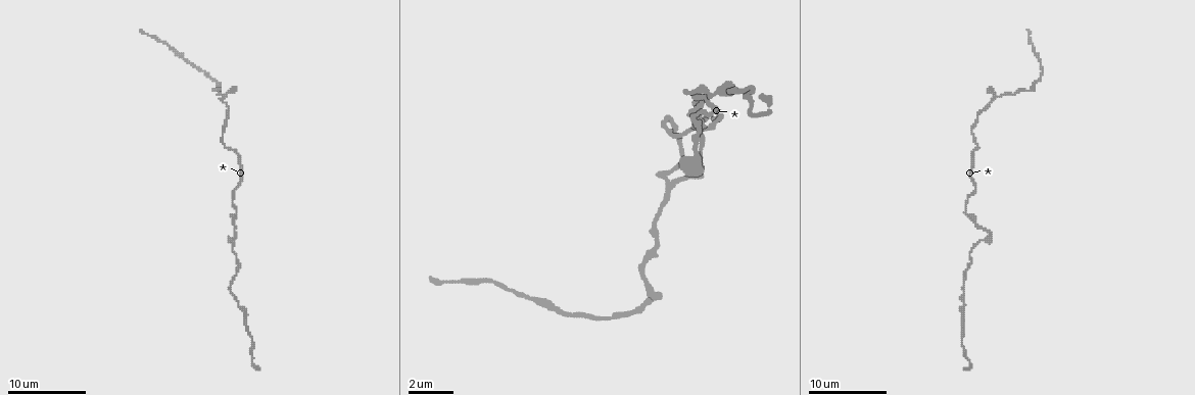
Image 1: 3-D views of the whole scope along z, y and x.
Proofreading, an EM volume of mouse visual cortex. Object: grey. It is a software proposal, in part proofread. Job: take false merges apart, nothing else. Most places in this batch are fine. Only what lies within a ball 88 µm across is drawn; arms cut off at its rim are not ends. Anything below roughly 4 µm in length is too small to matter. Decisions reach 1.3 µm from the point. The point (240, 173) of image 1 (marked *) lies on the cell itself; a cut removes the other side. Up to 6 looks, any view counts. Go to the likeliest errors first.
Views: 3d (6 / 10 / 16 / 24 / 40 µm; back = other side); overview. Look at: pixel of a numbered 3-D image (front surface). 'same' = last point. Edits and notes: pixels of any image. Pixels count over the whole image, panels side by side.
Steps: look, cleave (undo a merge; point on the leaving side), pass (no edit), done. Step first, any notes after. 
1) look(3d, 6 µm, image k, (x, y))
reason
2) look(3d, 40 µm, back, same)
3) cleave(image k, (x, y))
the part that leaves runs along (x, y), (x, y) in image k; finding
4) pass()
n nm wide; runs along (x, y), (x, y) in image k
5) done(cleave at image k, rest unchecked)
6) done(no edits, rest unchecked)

look(3d, 6 µm, image 1, (211, 78))
calibre changes

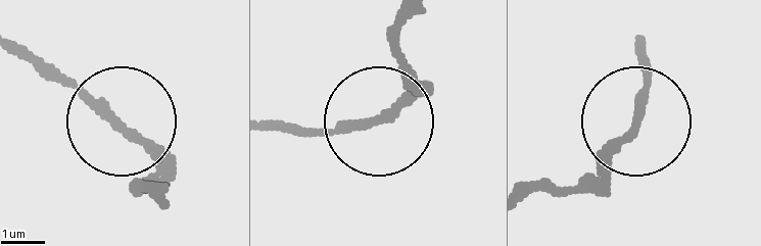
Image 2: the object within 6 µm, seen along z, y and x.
pass()
runs along (529, 196), (580, 182), (635, 119), (650, 64) in image 2; all the same cell

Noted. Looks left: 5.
look(3d, 16 µm, image 1, (234, 241))
sudden change in width

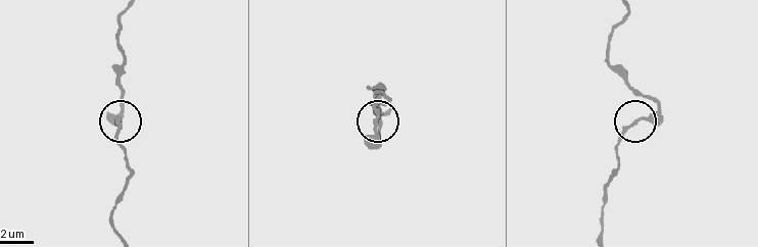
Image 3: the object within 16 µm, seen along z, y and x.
look(3d, 16 µm, back, image 3, (118, 120))

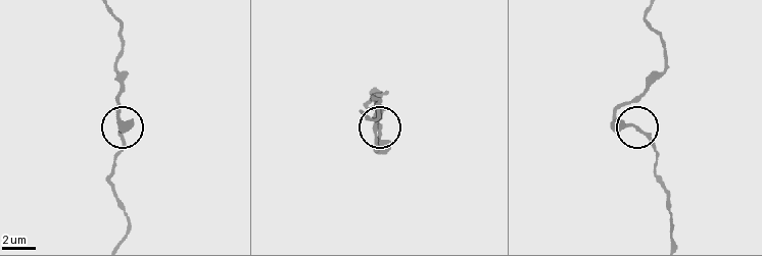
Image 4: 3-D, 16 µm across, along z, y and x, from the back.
pass()
continuous, no second cell

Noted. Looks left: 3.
look(3d, 6 µm, image 1, (226, 105))
calibre changes

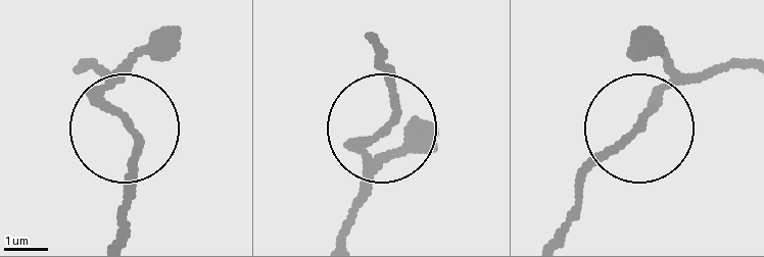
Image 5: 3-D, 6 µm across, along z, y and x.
pass()
160 nm wide; all the same cell

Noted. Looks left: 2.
done(no edits, rest unchecked)

